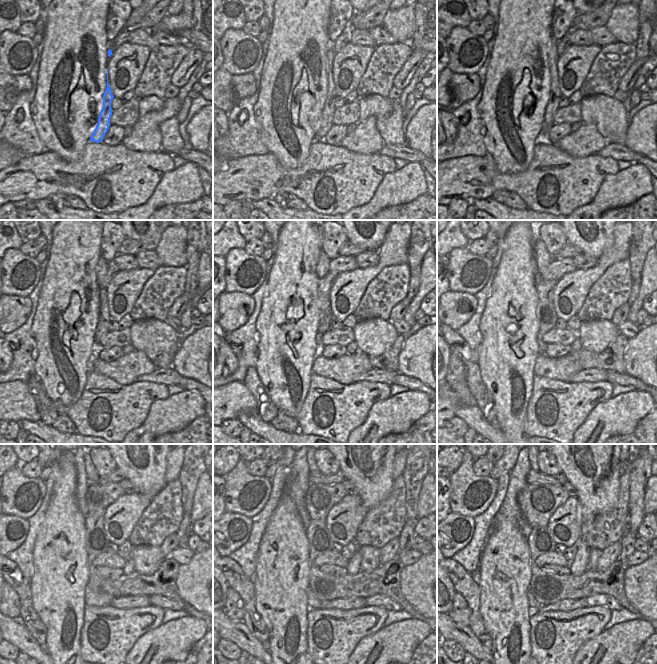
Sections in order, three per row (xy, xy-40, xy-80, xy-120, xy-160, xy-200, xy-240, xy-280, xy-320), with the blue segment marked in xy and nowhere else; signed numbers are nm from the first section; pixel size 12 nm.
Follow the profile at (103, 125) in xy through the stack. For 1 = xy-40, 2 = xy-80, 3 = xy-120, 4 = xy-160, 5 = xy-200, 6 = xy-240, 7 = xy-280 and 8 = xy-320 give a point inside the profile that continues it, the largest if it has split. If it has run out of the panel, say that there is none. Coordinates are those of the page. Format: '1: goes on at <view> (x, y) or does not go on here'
1: goes on at xy-40 (329, 108)
2: goes on at xy-80 (553, 103)
3: goes on at xy-120 (103, 275)
4: goes on at xy-160 (323, 264)
5: goes on at xy-200 (543, 259)
6: goes on at xy-240 (92, 476)
7: goes on at xy-280 (312, 465)
8: goes on at xy-320 (534, 464)

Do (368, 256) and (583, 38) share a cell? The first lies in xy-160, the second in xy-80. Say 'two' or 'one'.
two

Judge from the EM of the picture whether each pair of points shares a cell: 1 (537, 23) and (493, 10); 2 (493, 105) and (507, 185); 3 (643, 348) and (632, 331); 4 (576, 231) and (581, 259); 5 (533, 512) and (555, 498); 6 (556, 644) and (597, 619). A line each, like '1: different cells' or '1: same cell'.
1: different cells
2: different cells
3: different cells
4: different cells
5: same cell
6: same cell

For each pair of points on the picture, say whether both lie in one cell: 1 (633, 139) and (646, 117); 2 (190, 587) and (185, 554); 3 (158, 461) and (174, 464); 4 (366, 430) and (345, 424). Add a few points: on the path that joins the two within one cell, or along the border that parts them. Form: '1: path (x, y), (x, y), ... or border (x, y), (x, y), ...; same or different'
1: path (638, 134), (646, 122); same
2: border (195, 552), (187, 563), (180, 565); different
3: border (167, 454), (166, 483); different
4: border (370, 407), (366, 419), (349, 433); different

